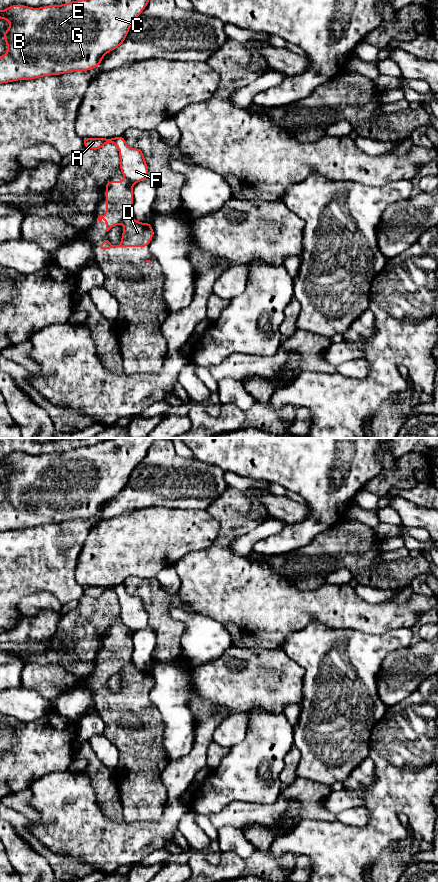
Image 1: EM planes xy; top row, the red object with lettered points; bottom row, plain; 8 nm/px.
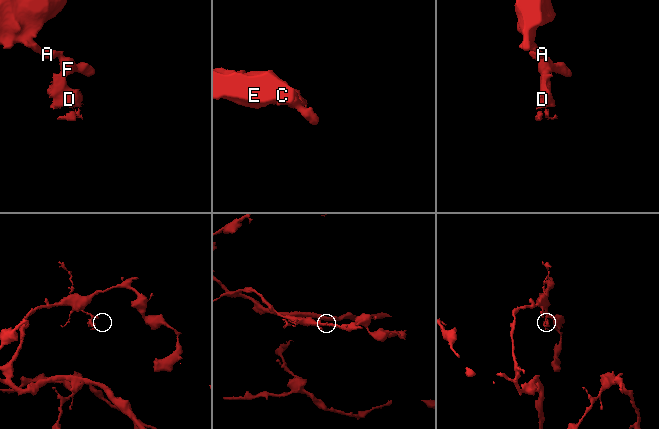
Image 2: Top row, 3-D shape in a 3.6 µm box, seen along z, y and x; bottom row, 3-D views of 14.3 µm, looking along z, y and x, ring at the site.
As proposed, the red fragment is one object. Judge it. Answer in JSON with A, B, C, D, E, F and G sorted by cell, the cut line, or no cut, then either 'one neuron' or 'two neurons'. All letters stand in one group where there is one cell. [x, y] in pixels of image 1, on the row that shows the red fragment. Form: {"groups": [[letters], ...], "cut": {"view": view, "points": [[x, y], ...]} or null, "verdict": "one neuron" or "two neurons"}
{"groups": [["A", "B", "C", "E", "F", "G"], ["D"]], "cut": {"view": "xy", "points": [[126, 178], [132, 184]]}, "verdict": "two neurons"}

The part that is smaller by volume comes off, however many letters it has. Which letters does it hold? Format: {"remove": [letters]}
{"remove": ["D"]}

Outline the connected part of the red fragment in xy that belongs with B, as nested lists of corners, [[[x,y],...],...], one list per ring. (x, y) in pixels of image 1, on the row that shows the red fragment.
[[[78,0],[40,8],[25,5],[7,7],[0,11],[0,19],[6,19],[11,24],[3,34],[3,39],[7,42],[7,53],[0,56],[0,84],[74,71],[89,71],[99,67],[102,58],[124,42],[129,28],[148,2],[149,0]]]

